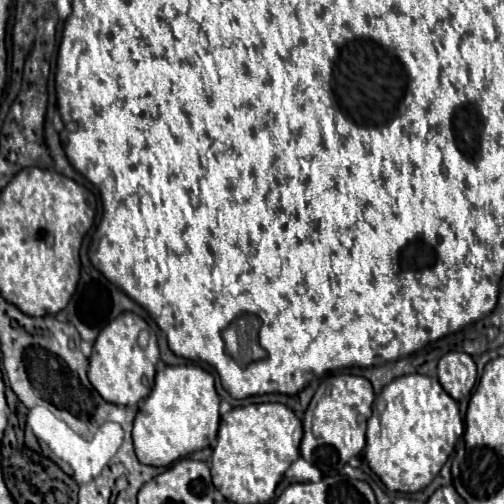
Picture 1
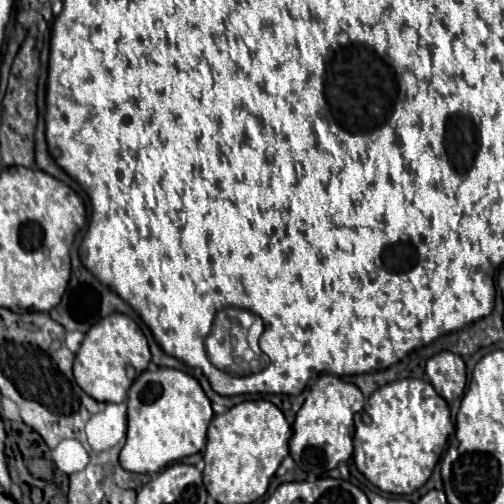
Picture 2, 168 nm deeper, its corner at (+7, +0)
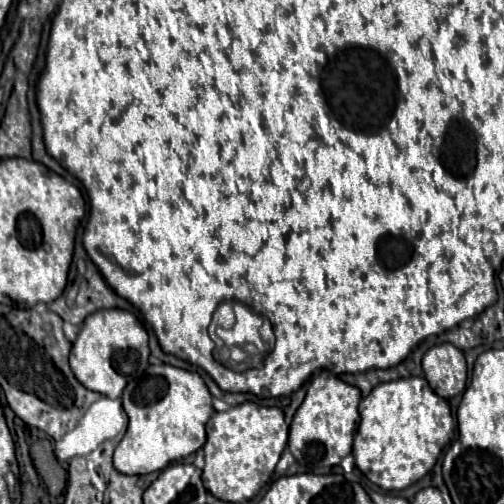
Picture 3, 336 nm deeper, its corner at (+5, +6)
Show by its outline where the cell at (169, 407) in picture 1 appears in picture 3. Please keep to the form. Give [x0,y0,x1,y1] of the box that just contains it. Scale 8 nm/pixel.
[113,364,215,474]

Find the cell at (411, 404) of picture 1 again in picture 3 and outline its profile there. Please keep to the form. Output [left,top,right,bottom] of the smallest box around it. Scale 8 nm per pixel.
[353,376,453,490]

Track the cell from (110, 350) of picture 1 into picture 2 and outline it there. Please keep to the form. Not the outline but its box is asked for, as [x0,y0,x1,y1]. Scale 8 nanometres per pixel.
[73,314,151,402]

